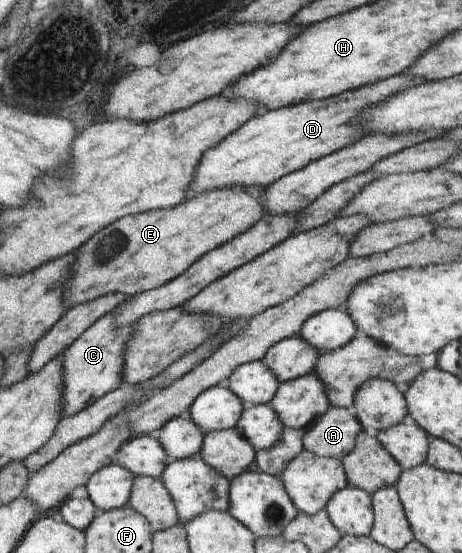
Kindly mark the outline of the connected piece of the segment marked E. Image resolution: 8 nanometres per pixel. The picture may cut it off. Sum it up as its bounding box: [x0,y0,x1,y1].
[64,187,268,306]

